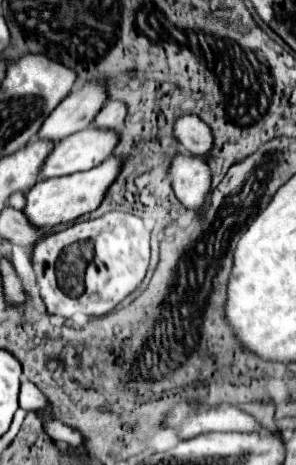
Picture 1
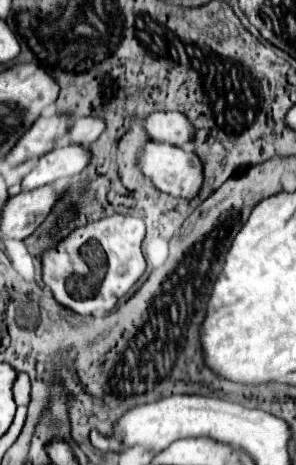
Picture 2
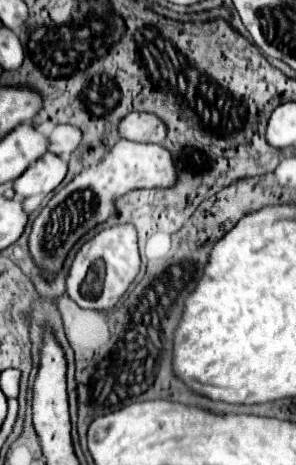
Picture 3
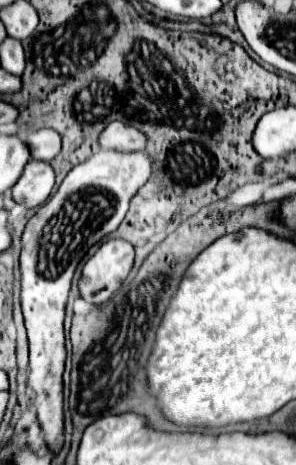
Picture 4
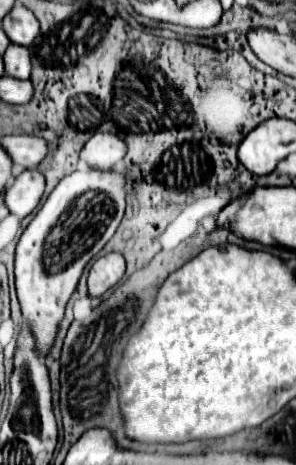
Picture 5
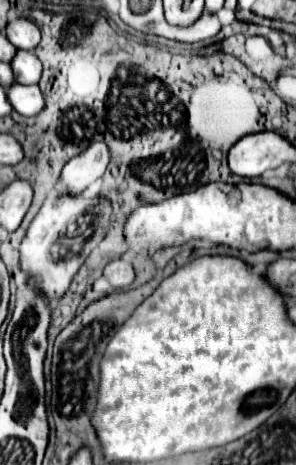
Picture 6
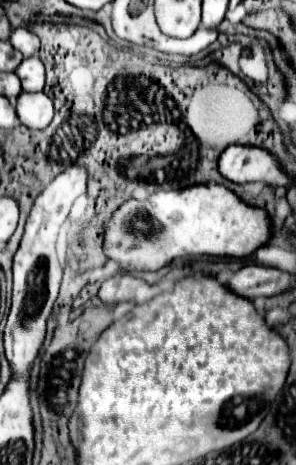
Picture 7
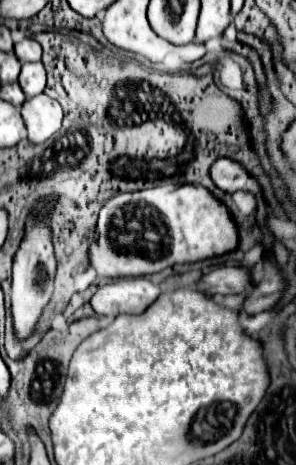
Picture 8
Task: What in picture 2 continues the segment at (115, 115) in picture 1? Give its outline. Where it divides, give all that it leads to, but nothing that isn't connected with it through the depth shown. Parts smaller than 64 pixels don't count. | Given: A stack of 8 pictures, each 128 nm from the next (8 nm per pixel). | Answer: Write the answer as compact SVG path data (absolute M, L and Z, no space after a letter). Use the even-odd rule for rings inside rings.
M92 116L78 118L68 128L68 144L88 146L102 134L102 130L104 130L104 120L92 118Z

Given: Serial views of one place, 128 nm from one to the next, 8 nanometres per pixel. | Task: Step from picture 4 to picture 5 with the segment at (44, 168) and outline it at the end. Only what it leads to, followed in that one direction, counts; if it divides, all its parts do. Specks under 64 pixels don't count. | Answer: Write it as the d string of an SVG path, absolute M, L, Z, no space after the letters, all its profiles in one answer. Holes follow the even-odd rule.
M24 170L6 190L4 202L10 214L26 218L40 202L44 192L44 176L38 170Z

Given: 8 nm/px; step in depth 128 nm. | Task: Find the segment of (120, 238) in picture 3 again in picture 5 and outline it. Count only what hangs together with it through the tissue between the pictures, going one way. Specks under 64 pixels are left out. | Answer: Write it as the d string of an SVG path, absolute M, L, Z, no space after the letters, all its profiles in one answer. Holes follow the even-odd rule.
M110 252L92 264L90 274L88 274L88 286L90 290L106 292L122 280L124 272L126 272L124 256Z

